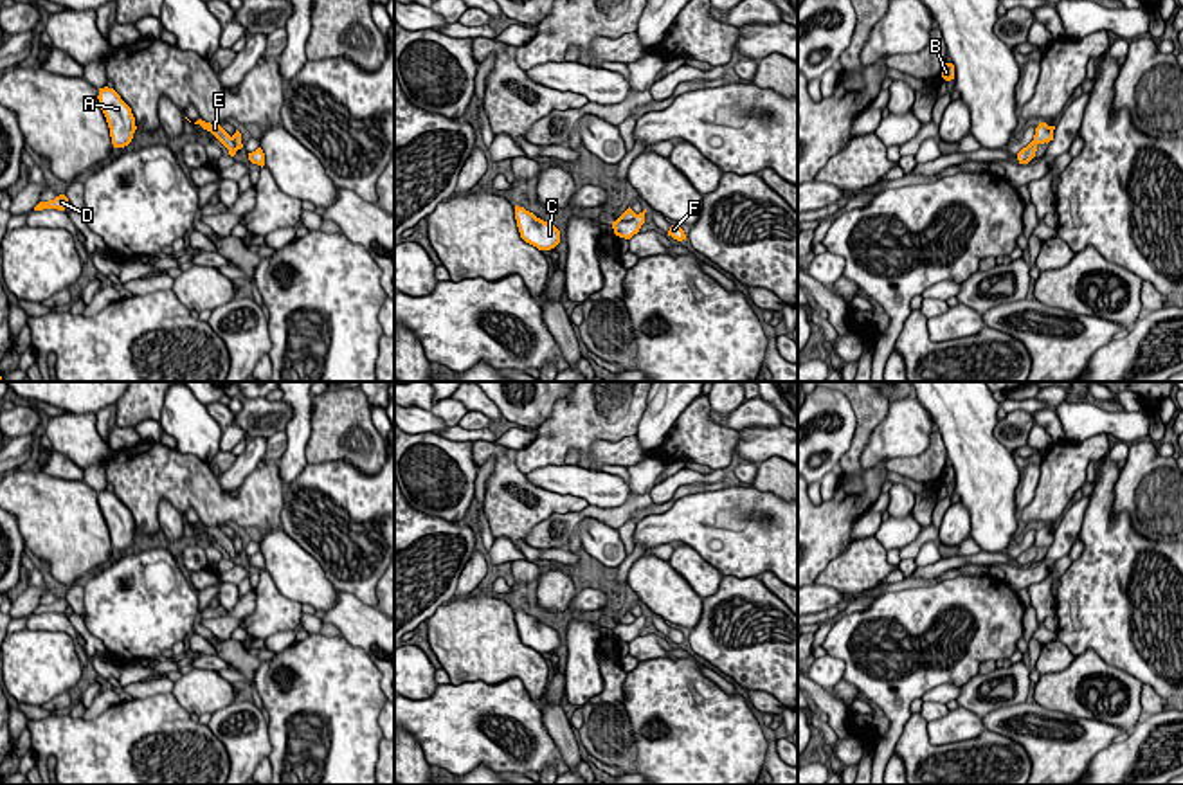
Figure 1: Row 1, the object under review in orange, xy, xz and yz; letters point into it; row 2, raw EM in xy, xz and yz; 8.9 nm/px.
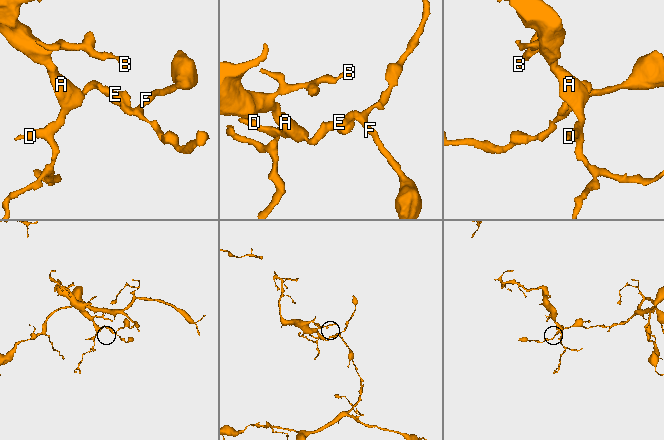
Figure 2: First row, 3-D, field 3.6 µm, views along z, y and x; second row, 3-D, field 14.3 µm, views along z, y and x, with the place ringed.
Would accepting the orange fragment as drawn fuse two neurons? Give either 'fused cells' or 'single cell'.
fused cells

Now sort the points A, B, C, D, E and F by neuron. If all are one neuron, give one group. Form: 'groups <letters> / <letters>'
groups A B C D E / F

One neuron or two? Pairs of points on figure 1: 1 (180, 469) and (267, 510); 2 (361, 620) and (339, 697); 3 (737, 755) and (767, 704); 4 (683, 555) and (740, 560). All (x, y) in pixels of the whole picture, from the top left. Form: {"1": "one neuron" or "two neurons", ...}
{"1": "one neuron", "2": "two neurons", "3": "two neurons", "4": "two neurons"}

